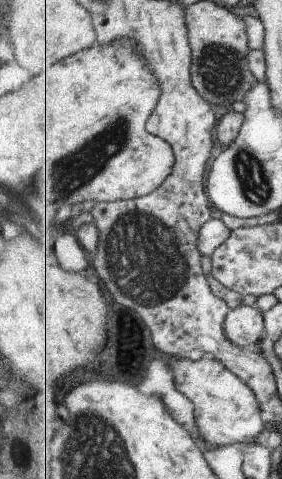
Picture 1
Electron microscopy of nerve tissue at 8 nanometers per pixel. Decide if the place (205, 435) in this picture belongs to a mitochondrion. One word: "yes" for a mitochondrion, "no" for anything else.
no

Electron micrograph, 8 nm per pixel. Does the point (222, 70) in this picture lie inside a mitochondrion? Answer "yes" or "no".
yes

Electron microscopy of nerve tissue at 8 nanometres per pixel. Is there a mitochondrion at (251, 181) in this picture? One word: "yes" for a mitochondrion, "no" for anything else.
yes

